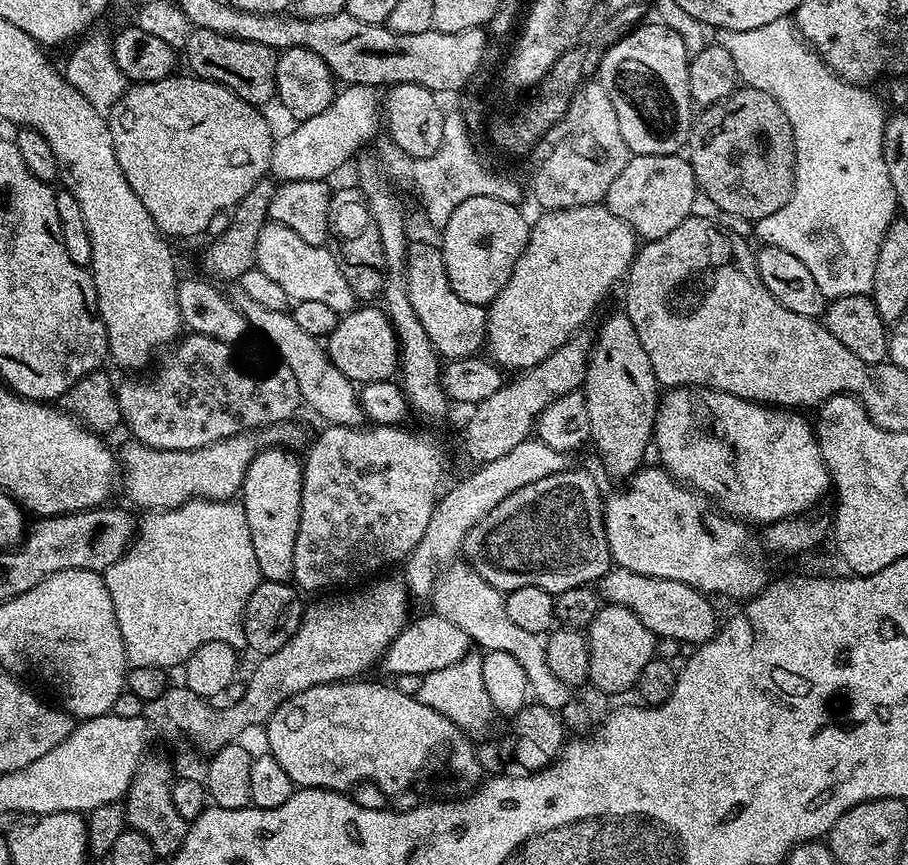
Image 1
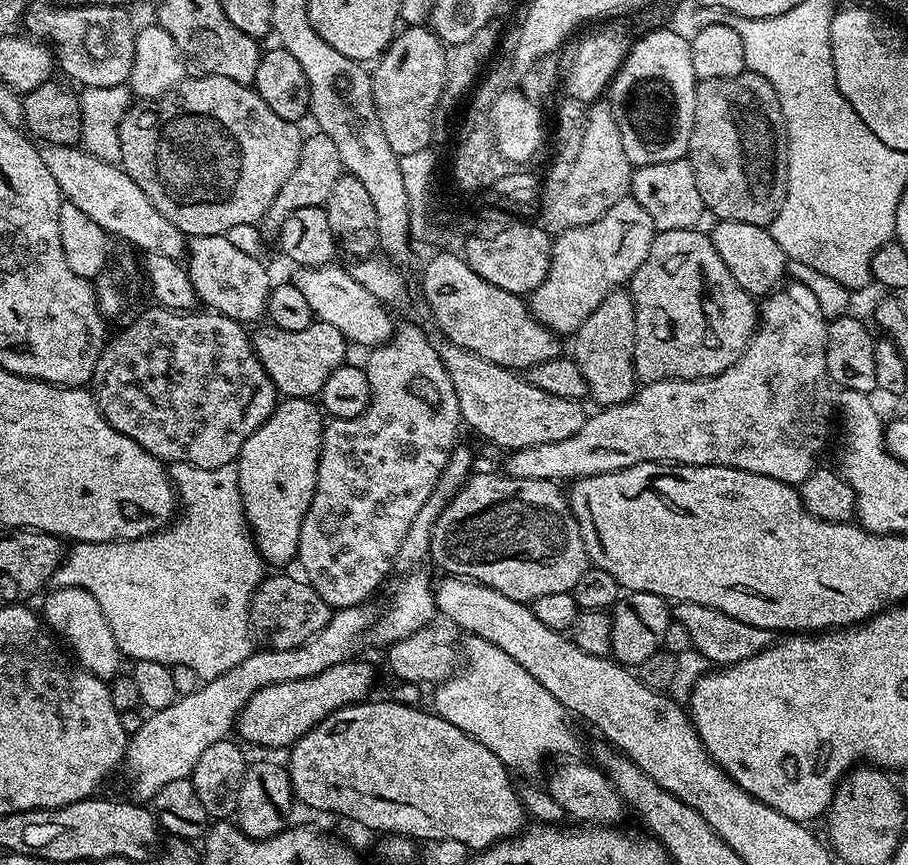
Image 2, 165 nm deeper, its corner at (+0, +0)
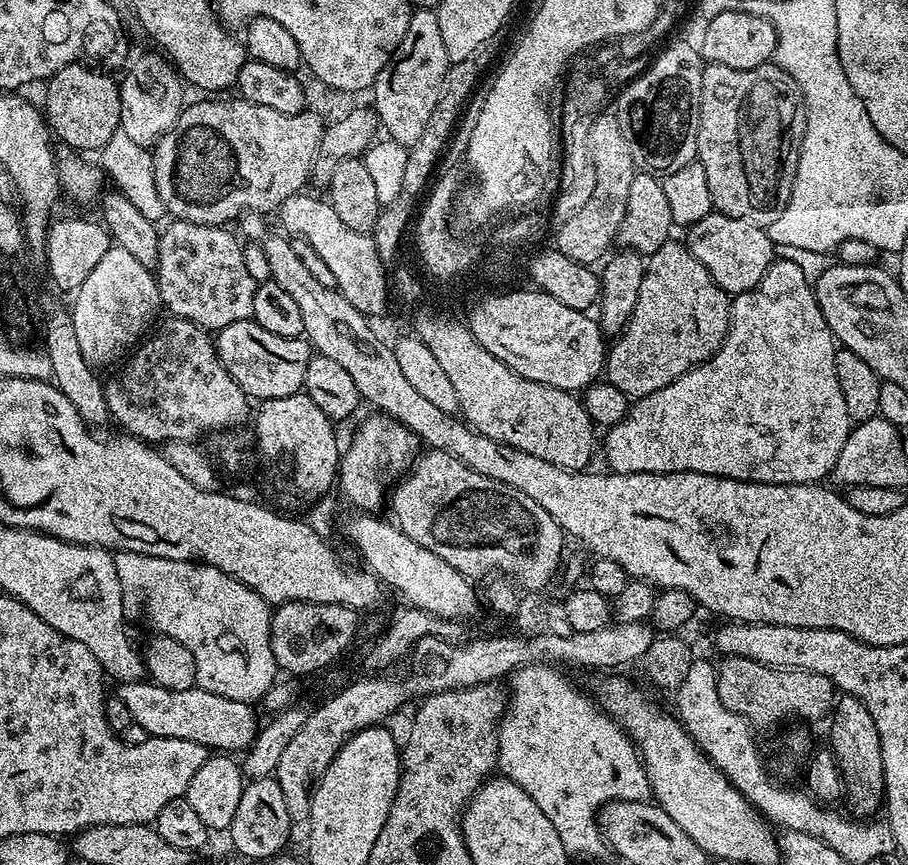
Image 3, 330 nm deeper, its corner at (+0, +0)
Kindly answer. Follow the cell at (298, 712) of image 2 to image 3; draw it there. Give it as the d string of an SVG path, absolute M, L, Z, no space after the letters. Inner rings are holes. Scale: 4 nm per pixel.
M143 679L121 683L118 695L130 710L132 723L142 726L150 736L186 738L186 742L198 742L202 747L220 754L240 754L252 744L258 731L252 704L222 698L222 694L210 694L210 690L202 690L199 686L172 690Z

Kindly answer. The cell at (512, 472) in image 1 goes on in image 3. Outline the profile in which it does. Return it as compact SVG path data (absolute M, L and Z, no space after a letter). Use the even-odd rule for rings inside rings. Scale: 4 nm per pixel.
M777 259L766 270L764 279L767 281L766 286L753 288L750 292L735 293L730 304L728 337L710 359L704 360L686 374L674 378L670 386L662 386L662 390L654 390L654 394L639 397L629 407L626 418L622 418L622 422L618 422L603 433L604 456L608 459L607 467L611 471L622 474L693 472L735 480L753 480L763 484L814 484L823 481L825 479L823 476L827 477L831 473L834 462L838 462L838 454L842 454L842 446L846 446L846 438L854 424L846 410L846 398L842 398L842 386L838 386L836 369L838 341L832 335L830 326L818 306L810 276L808 280L807 274L794 261Z

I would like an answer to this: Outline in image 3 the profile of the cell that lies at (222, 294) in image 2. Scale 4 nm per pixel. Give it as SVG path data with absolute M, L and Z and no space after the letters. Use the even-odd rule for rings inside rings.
M177 219L171 223L168 229L160 232L158 262L154 269L161 305L169 308L172 316L181 316L183 320L194 322L212 334L230 326L230 322L252 319L257 283L246 270L243 247L237 233L227 232L229 229L219 224L199 224Z

